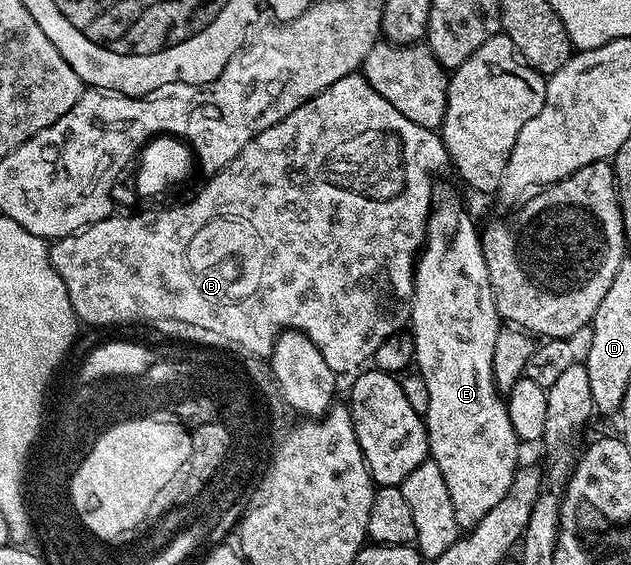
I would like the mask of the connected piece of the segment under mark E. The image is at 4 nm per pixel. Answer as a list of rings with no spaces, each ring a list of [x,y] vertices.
[[[445,200],[436,205],[429,214],[429,231],[425,233],[425,242],[420,256],[417,258],[417,266],[413,274],[413,305],[409,308],[408,327],[413,328],[411,339],[413,341],[413,355],[415,357],[415,368],[421,374],[423,382],[427,384],[428,409],[423,419],[425,428],[429,431],[429,454],[431,459],[439,466],[443,479],[447,482],[447,490],[451,494],[451,506],[455,506],[455,518],[457,519],[458,529],[468,530],[474,528],[487,514],[487,510],[492,510],[498,502],[511,490],[511,482],[515,478],[519,467],[517,455],[520,454],[522,445],[515,434],[515,426],[511,426],[511,418],[506,401],[502,393],[497,391],[493,381],[493,371],[491,370],[491,354],[495,354],[495,338],[499,327],[499,317],[495,298],[491,290],[491,278],[487,274],[487,262],[481,253],[481,237],[478,225],[473,225],[473,220],[456,204],[453,200]]]

